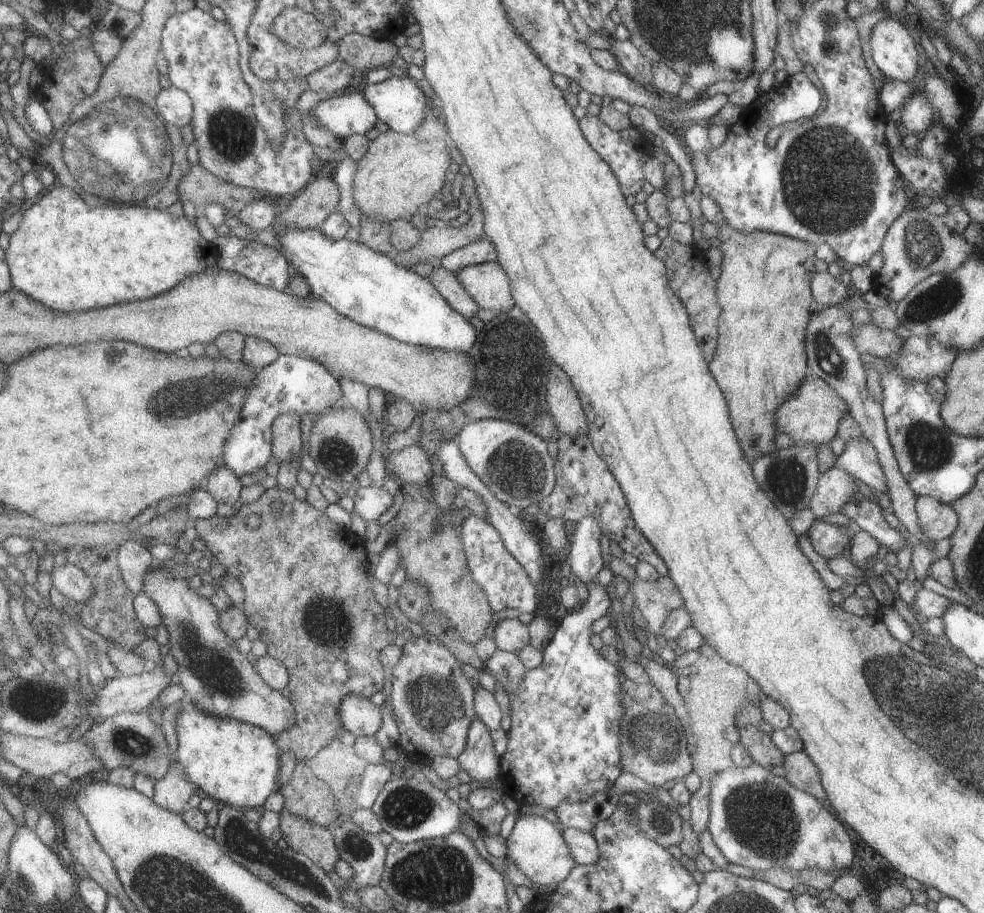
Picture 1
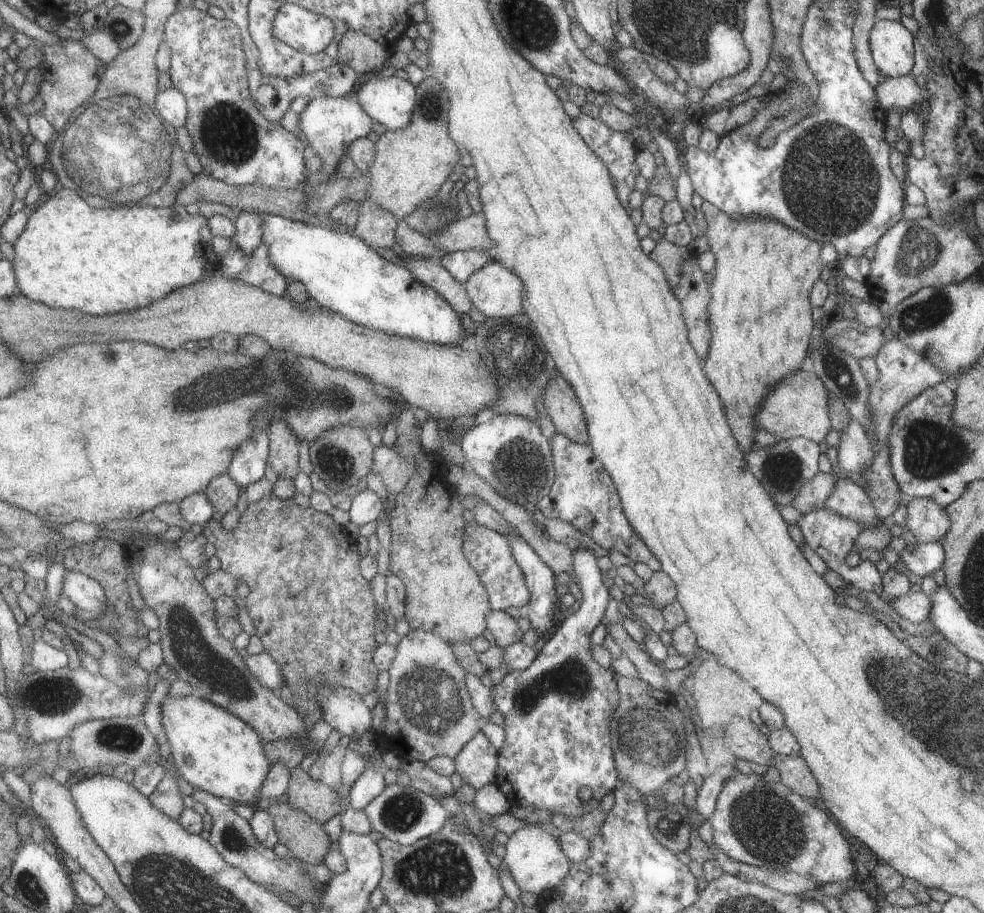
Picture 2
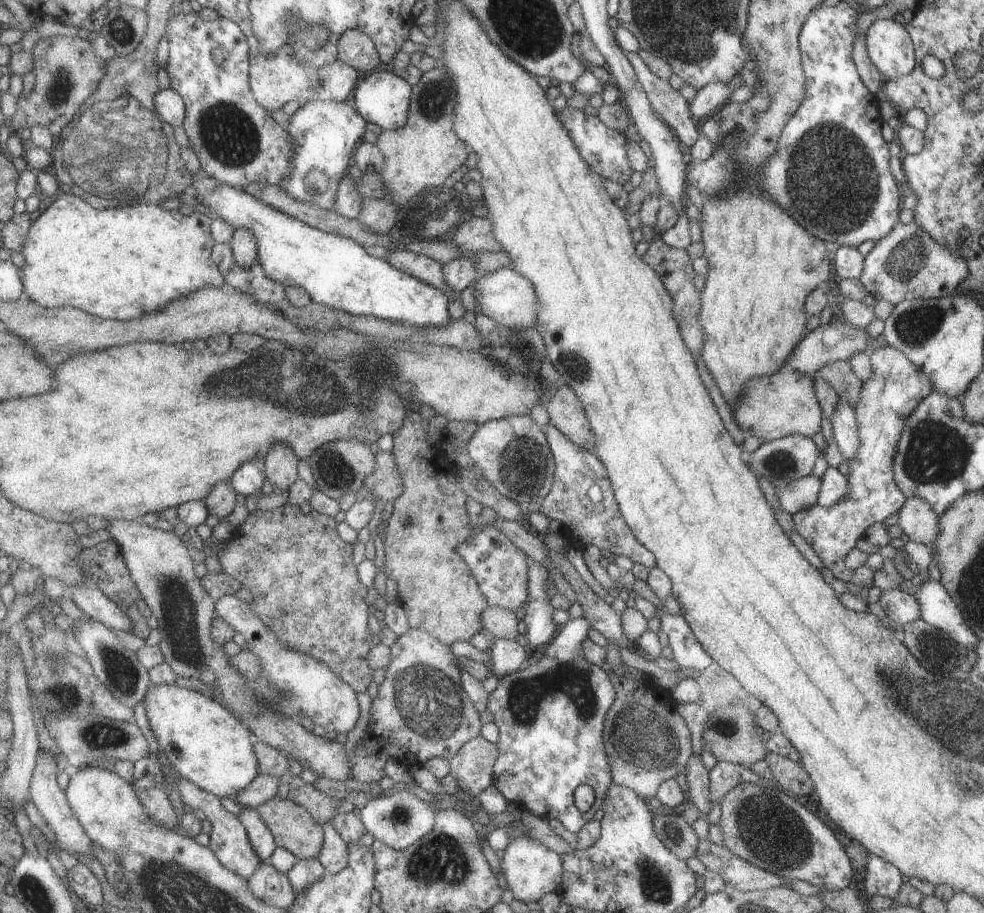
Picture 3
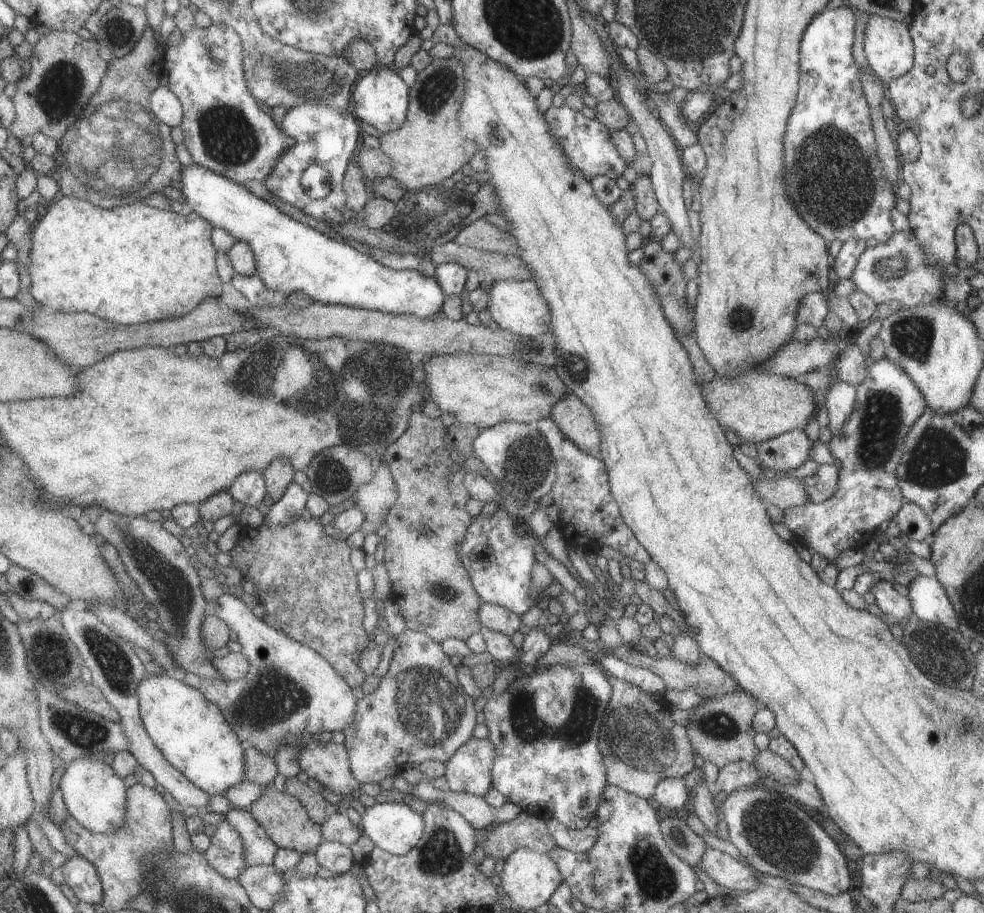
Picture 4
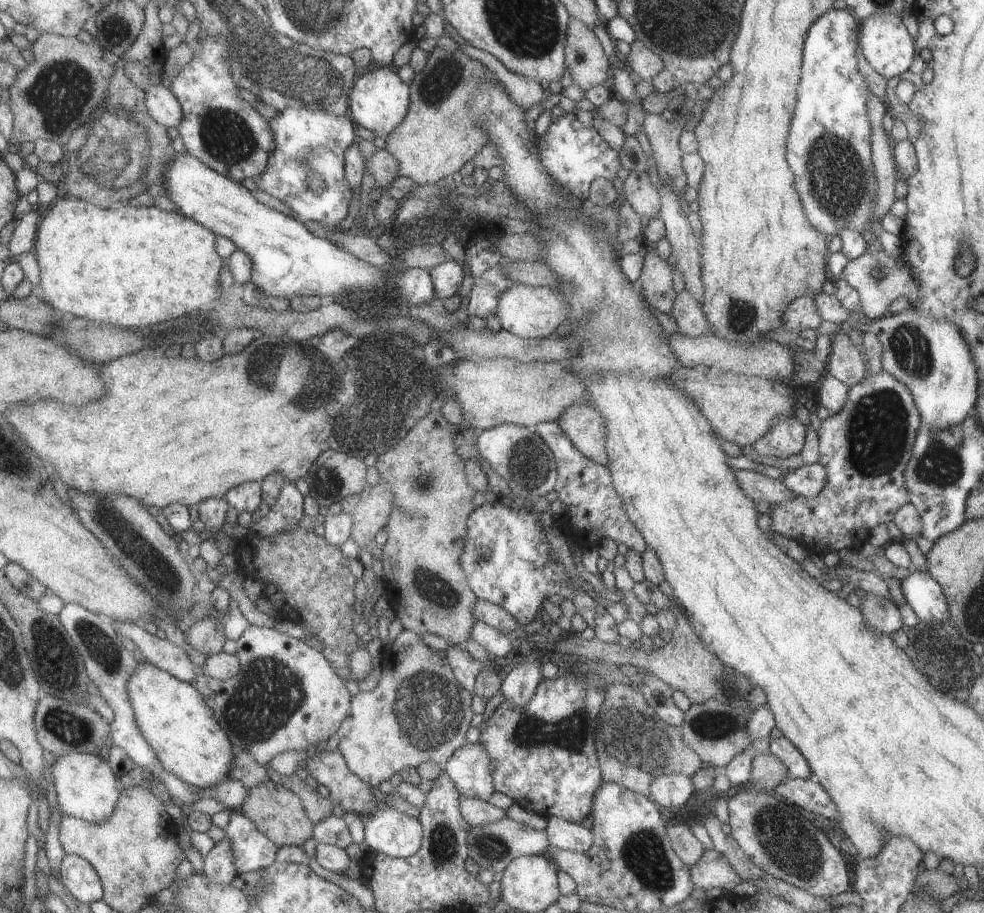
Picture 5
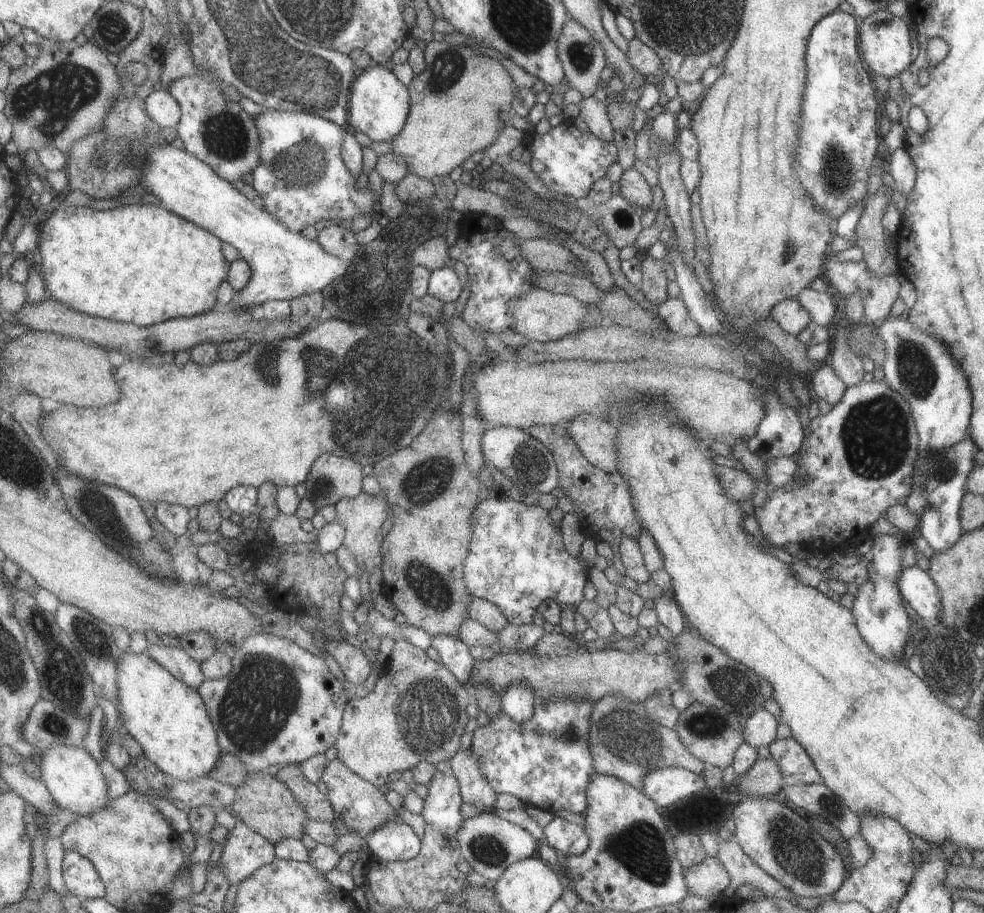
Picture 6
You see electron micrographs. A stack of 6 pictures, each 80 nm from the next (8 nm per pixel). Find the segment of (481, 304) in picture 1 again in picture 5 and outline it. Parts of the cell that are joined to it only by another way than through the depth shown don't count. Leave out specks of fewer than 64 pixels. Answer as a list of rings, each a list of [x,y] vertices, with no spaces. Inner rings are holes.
[[[516,284],[498,295],[498,305],[495,317],[501,328],[522,339],[540,339],[549,337],[557,326],[566,320],[568,306],[559,291],[549,287],[532,287]]]

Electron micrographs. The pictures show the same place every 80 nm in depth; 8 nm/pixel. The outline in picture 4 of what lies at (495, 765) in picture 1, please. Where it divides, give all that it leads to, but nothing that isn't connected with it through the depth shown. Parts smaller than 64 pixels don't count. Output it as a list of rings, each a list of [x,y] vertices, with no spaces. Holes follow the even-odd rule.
[[[471,737],[444,762],[445,786],[456,793],[483,797],[492,787],[493,759],[492,744],[487,739]]]

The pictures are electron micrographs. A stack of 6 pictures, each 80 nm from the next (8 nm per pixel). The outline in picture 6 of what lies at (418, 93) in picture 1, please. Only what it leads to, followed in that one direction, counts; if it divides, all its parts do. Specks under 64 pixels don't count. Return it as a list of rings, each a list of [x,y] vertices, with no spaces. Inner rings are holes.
[[[373,63],[352,80],[349,87],[349,123],[353,131],[363,132],[372,142],[391,143],[404,127],[409,112],[410,94],[389,68],[389,64]]]

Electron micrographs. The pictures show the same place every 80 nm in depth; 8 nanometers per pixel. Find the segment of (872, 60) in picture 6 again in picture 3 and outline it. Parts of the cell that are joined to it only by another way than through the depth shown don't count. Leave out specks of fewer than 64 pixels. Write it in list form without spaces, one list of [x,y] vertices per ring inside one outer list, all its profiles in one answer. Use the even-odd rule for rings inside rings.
[[[875,20],[865,32],[865,50],[869,61],[884,81],[909,74],[914,68],[914,49],[903,24],[892,20]]]

